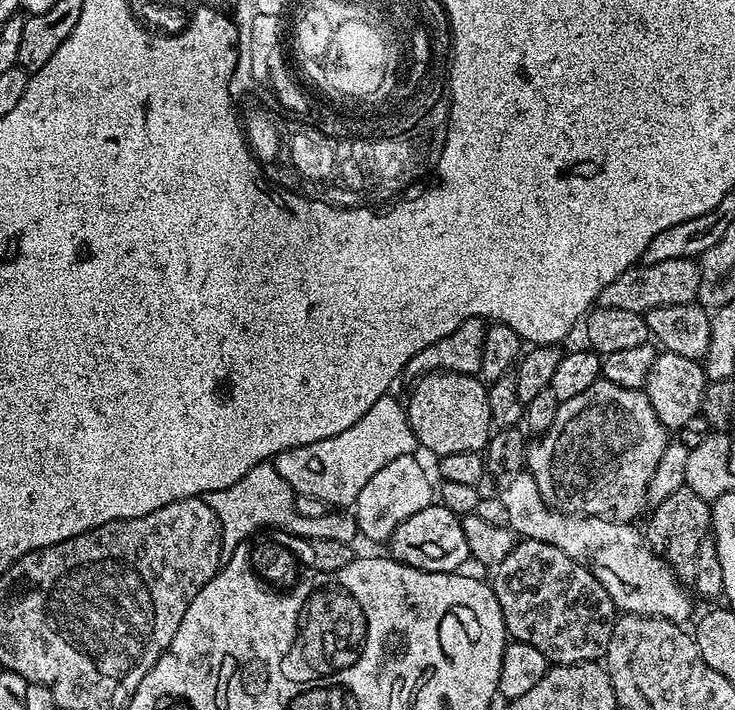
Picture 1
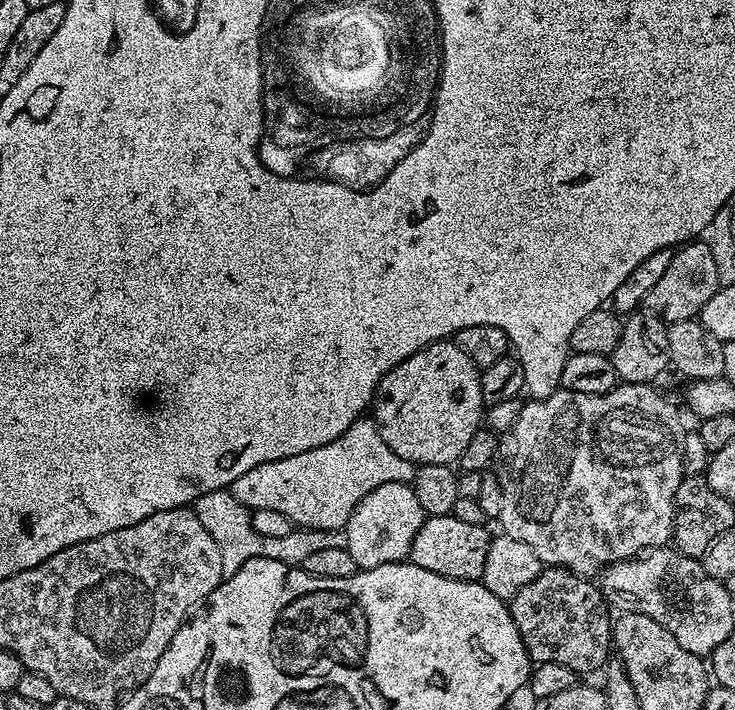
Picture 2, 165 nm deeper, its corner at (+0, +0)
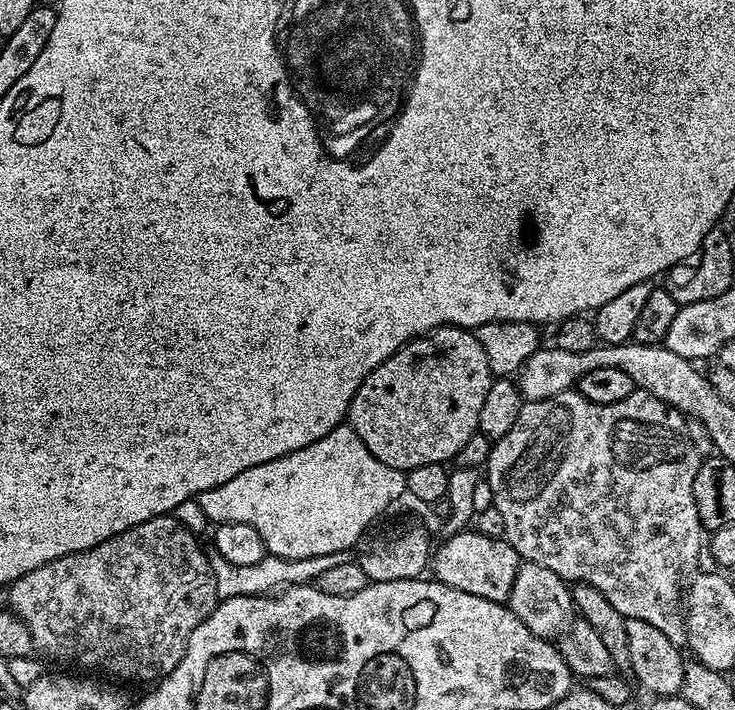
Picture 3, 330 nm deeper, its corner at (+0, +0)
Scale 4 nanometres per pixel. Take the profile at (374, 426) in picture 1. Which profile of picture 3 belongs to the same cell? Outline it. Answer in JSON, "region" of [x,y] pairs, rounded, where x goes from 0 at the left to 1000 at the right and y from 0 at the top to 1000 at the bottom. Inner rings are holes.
{"region":[[[469,594],[411,634],[400,634],[384,645],[356,651],[356,656],[340,656],[329,662],[329,668],[318,668],[313,679],[302,679],[302,685],[280,690],[269,703],[280,730],[290,739],[335,737],[346,741],[366,783],[382,783],[386,789],[433,786],[438,780],[473,777],[484,765],[488,768],[497,759],[495,748],[544,697],[551,697],[550,672],[551,666],[536,656],[514,651],[514,645],[498,634],[493,617],[487,617],[487,611],[482,611],[479,601]]]}

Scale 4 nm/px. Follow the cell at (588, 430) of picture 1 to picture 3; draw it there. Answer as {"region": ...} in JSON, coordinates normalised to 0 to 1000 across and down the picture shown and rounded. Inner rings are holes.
{"region":[[[774,549],[754,555],[754,561],[720,563],[707,573],[705,594],[699,594],[699,600],[688,606],[686,615],[669,627],[661,655],[661,675],[669,692],[669,714],[676,715],[688,734],[684,759],[699,769],[709,790],[743,797],[743,803],[754,803],[754,808],[759,808],[769,820],[801,823],[808,825],[808,831],[819,831],[819,837],[824,837],[824,848],[830,848],[830,854],[835,854],[841,865],[856,873],[872,873],[884,876],[884,882],[895,882],[895,887],[901,887],[901,893],[906,893],[906,899],[912,899],[920,913],[929,914],[936,904],[936,890],[931,886],[931,870],[924,851],[933,824],[954,799],[955,739],[950,730],[950,713],[944,707],[944,668],[950,668],[954,646],[936,615],[932,587],[883,552],[867,549],[846,561],[846,566],[815,569],[803,566],[786,549]]]}

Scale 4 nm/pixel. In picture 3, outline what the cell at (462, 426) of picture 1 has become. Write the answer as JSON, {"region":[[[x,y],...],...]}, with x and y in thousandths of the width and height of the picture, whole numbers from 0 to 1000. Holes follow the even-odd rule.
{"region":[[[614,459],[593,462],[588,468],[581,468],[578,473],[570,473],[567,479],[548,485],[535,501],[525,504],[525,510],[520,510],[495,534],[493,544],[487,544],[487,549],[476,566],[471,596],[479,601],[482,611],[487,611],[487,617],[493,617],[498,634],[503,634],[503,639],[509,639],[509,645],[514,645],[514,651],[525,651],[525,656],[536,656],[544,665],[552,668],[563,656],[604,654],[614,649],[623,639],[623,634],[629,634],[630,625],[649,608],[650,582],[656,577],[656,565],[661,562],[661,549],[667,549],[671,534],[667,510],[661,510],[661,497],[656,493],[654,485],[650,483],[646,466]]]}

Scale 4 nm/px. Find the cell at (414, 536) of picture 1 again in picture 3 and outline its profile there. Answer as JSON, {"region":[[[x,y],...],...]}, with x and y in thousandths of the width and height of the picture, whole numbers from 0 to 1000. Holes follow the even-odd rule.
{"region":[[[627,746],[605,754],[600,766],[592,768],[585,783],[585,806],[600,823],[618,831],[634,831],[634,837],[650,837],[650,842],[661,842],[679,851],[690,846],[694,825],[699,825],[699,808],[705,808],[709,797],[707,782],[684,758],[661,758],[661,752],[650,752],[646,746]]]}

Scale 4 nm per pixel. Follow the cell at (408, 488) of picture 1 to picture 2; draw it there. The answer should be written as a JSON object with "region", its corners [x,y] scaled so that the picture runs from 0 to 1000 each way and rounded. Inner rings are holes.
{"region":[[[525,679],[525,685],[503,690],[503,696],[498,696],[493,707],[487,707],[482,724],[476,724],[465,745],[471,752],[476,786],[482,786],[486,801],[554,790],[563,752],[569,752],[578,731],[574,711],[569,707],[569,696],[563,696],[559,682]]]}

